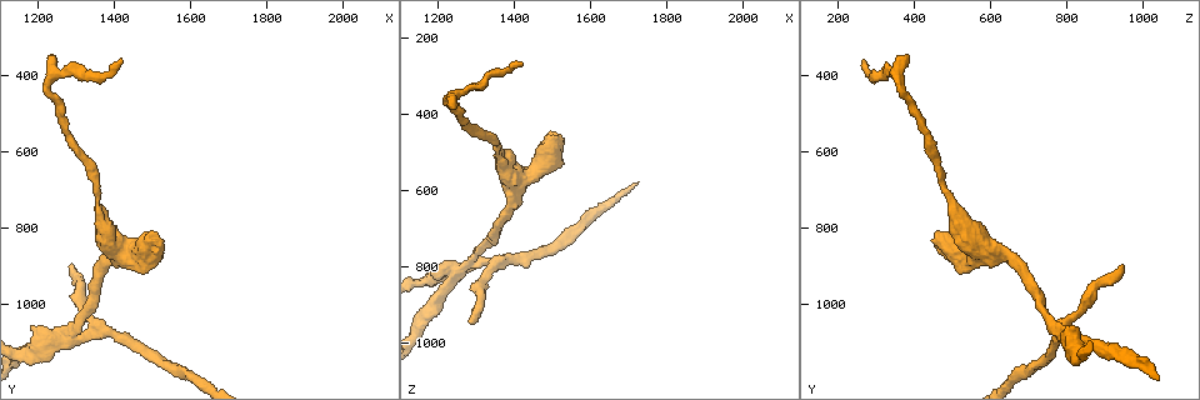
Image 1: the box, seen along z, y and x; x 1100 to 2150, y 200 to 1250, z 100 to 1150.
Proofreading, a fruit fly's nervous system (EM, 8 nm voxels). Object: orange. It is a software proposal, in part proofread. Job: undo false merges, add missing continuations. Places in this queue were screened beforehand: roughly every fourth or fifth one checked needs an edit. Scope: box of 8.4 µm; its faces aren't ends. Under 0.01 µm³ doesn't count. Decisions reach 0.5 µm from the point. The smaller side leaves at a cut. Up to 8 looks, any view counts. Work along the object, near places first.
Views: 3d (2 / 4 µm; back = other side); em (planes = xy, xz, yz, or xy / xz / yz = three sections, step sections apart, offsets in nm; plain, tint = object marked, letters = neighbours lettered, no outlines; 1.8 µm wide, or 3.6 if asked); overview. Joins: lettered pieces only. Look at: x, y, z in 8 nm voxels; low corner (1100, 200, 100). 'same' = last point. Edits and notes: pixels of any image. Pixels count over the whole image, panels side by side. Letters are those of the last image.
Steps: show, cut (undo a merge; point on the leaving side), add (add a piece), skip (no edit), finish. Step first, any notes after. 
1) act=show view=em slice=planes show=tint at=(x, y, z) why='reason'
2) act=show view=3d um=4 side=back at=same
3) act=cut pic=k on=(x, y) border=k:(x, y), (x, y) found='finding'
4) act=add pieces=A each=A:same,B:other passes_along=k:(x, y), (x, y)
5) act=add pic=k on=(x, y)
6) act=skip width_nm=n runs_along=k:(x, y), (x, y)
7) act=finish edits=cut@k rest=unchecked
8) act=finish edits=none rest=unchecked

act=show view=3d um=4 at=(1295, 900, 940) why='branch stops here'

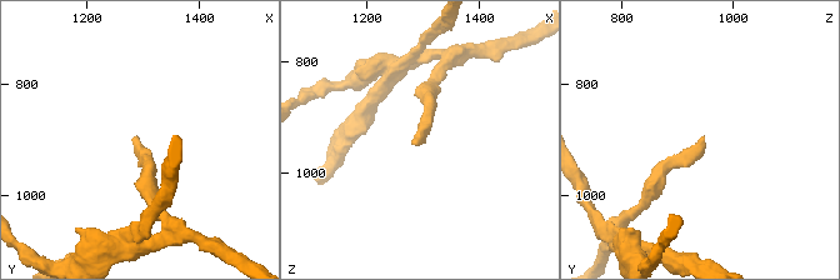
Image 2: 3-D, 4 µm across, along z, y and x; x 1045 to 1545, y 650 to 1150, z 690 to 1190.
act=show view=em slice=yz step=4 show=letters at=(1295, 890, 945)

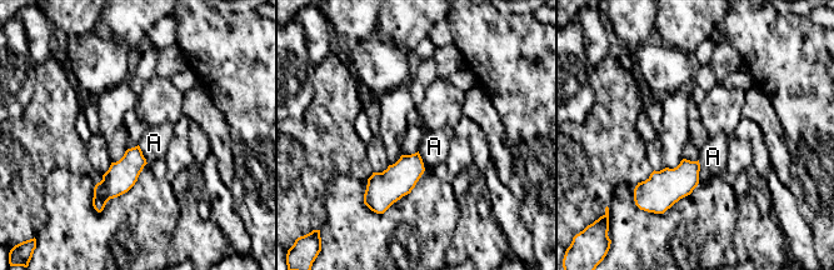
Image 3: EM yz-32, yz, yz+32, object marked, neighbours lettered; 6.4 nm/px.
act=show view=em slice=planes show=letters at=same

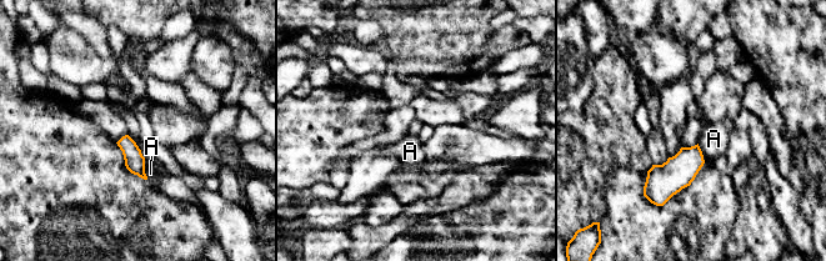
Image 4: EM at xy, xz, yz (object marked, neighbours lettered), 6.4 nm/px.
act=skip width_nm=120 each=A:other found='none of them fits'

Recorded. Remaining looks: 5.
act=show view=em slice=xy step=8 show=tint at=(1295, 1070, 775) why='a fork'

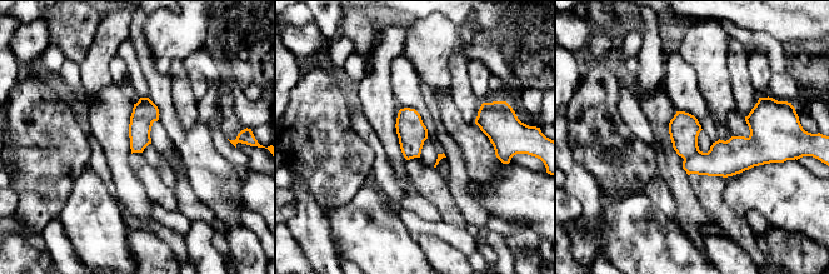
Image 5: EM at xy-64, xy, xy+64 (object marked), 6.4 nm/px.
act=show view=em slice=planes show=tint at=same

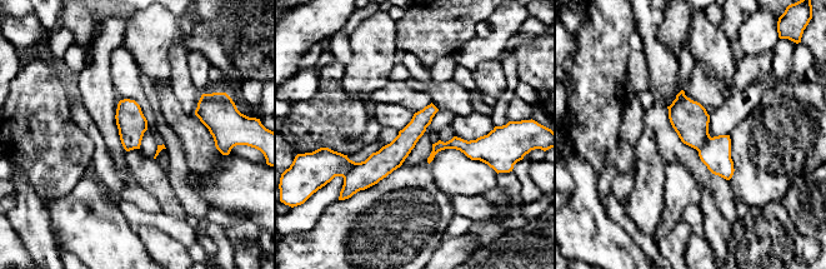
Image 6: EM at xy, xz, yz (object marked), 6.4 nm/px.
act=show view=em slice=planes show=letters at=same why='see the neighbours'

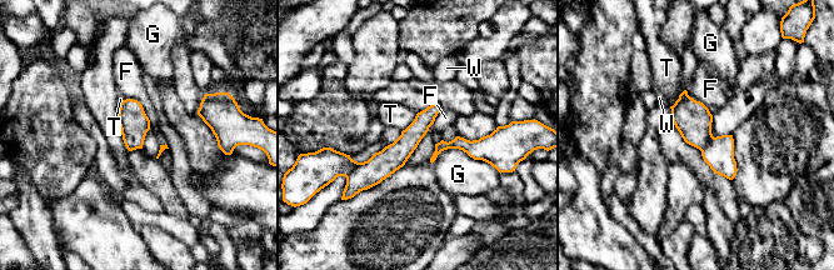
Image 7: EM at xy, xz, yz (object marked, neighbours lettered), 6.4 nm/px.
act=cut pic=7 on=(313, 171) each=F:other,G:other,T:other,W:other border=7:(360, 163), (346, 179) found='a second cell is stuck on'

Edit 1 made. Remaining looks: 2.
act=show view=overview why='redraw'

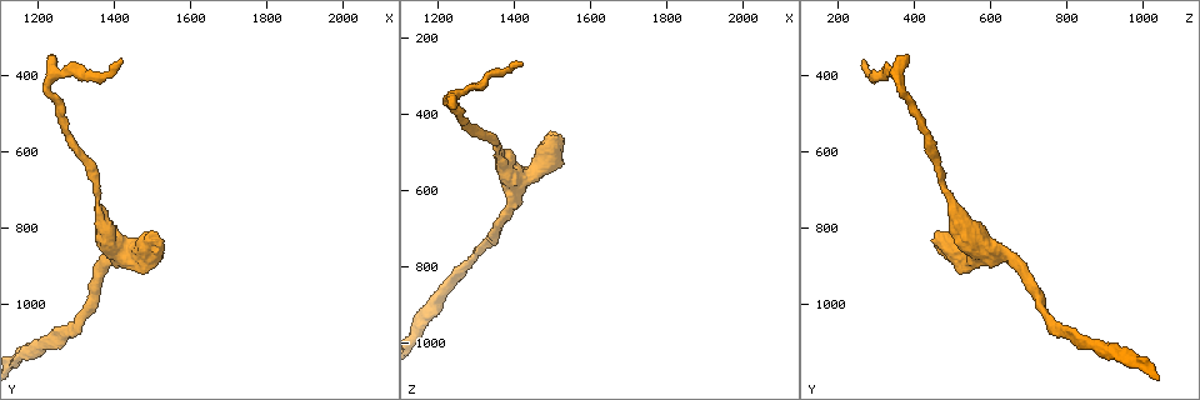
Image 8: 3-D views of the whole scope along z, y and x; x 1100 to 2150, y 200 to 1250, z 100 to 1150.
act=show view=em slice=planes show=letters at=(1235, 355, 390) why='tapers out'

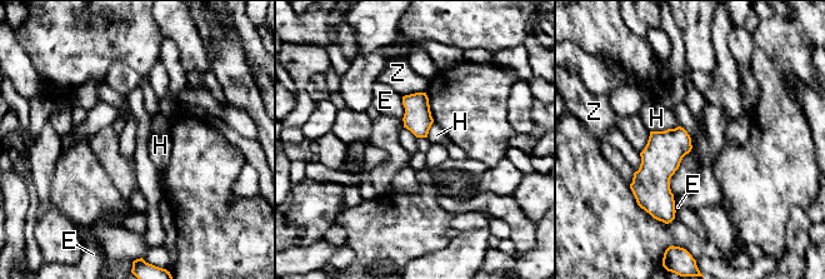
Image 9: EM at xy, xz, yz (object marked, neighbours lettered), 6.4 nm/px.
act=skip longest_contact=H:200nm each=E:other,H:other,Z:other border=9:(679, 125), (671, 129), (650, 131) found='no lettered piece goes on from it'

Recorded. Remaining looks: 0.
act=finish edits=cut@7 rest=unchecked

